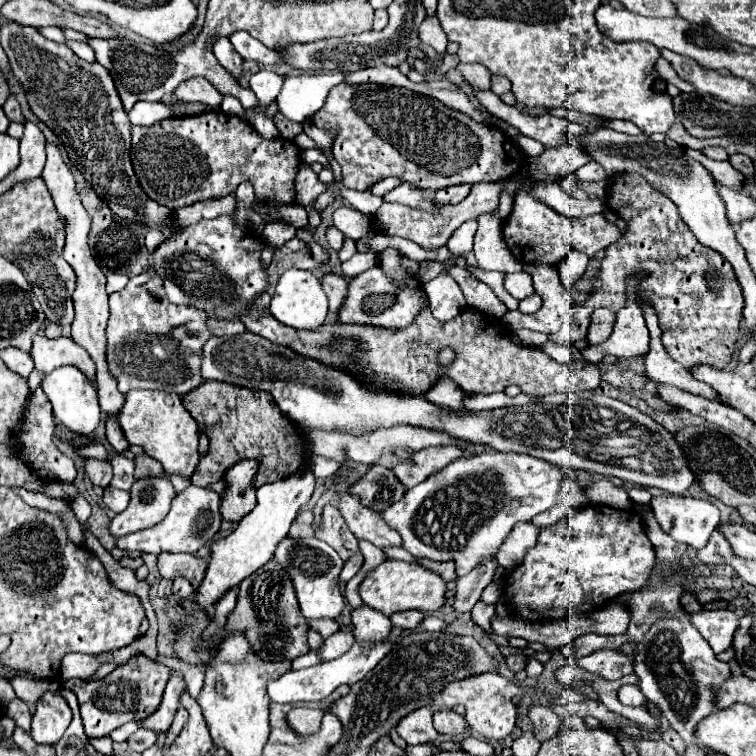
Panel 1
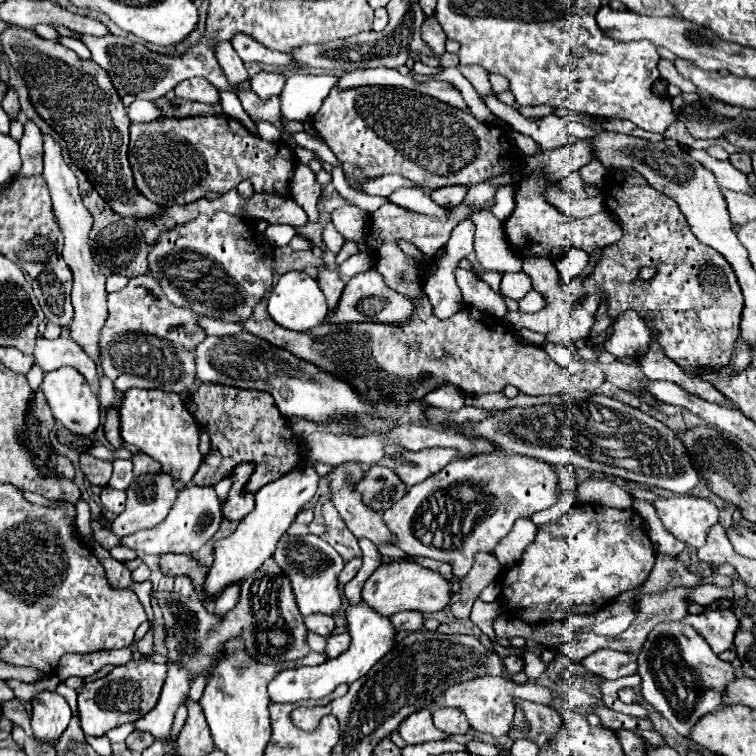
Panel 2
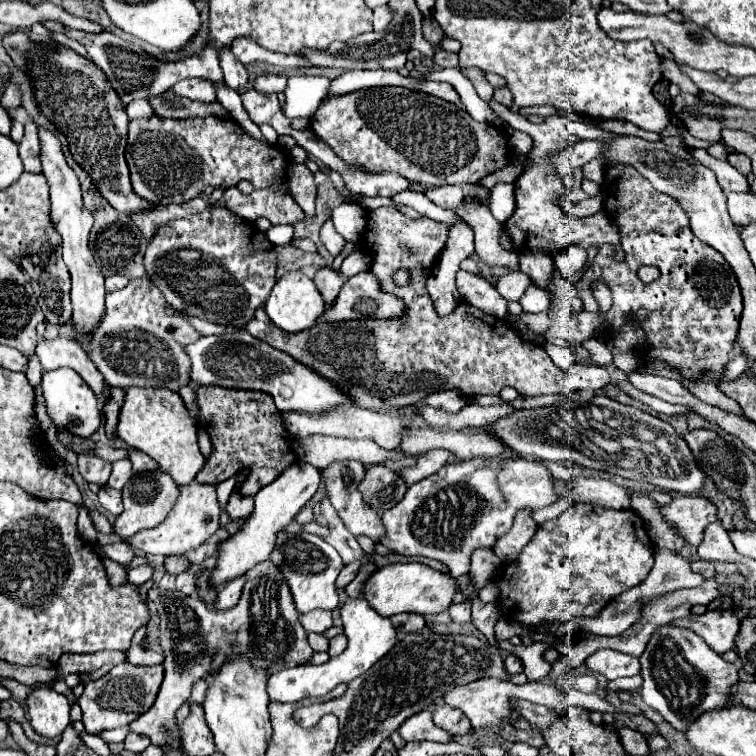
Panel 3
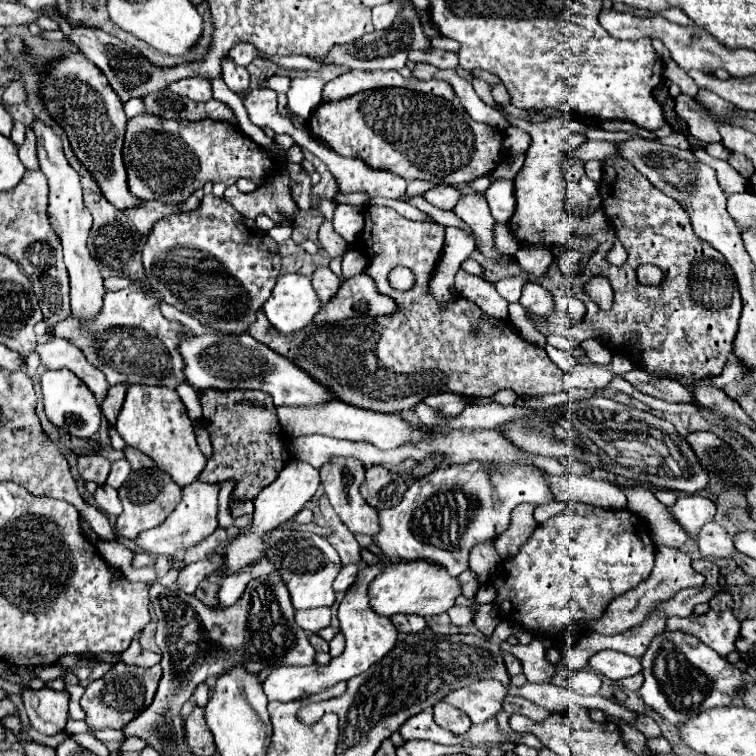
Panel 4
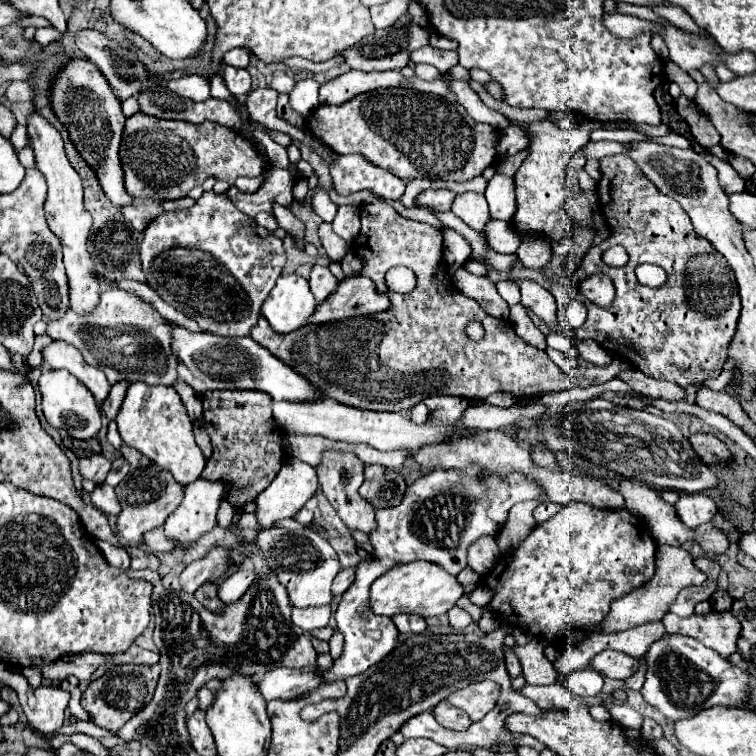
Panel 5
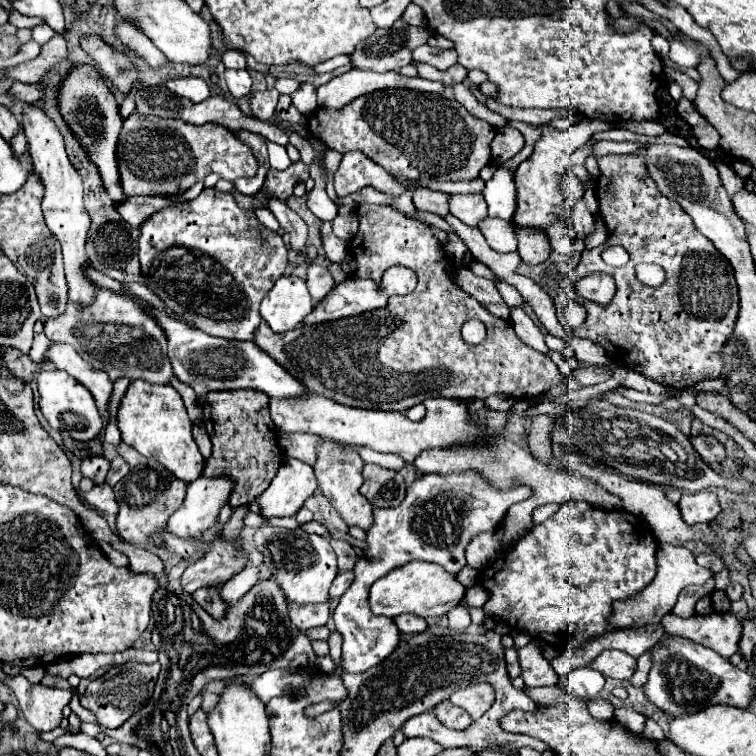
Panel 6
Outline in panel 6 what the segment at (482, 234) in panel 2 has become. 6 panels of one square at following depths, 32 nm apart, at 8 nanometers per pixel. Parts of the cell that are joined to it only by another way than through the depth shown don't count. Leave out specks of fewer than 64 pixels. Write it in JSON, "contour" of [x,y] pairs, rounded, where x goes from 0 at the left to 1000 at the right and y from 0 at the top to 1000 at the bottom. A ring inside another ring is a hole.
{"contour":[[[598,257],[595,280],[614,296],[632,302],[632,296],[646,286],[646,272],[638,257]]]}

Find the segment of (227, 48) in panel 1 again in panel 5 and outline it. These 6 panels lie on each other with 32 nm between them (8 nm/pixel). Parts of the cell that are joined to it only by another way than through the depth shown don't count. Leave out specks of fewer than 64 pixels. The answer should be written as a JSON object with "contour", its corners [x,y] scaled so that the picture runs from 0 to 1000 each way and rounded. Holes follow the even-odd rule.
{"contour":[[[294,85],[296,87],[296,108],[302,114],[302,119],[310,124],[310,127],[323,127],[331,122],[331,98],[328,93],[323,90],[310,90],[310,87],[302,87],[302,85]]]}

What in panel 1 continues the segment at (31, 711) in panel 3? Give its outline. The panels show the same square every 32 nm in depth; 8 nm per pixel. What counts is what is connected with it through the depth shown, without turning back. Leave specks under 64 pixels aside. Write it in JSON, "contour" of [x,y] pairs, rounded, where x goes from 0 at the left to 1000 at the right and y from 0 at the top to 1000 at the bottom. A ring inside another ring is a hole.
{"contour":[[[61,915],[50,926],[40,974],[45,976],[48,984],[74,984],[85,974],[93,955],[95,955],[95,939],[90,929],[79,918]]]}

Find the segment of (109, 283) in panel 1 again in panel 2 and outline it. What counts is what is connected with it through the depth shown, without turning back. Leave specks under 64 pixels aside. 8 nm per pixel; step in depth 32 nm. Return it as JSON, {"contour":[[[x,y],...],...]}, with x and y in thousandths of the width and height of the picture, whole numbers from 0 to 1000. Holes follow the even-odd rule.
{"contour":[[[146,362],[140,368],[140,385],[143,388],[161,384],[169,376],[169,368],[160,362]]]}

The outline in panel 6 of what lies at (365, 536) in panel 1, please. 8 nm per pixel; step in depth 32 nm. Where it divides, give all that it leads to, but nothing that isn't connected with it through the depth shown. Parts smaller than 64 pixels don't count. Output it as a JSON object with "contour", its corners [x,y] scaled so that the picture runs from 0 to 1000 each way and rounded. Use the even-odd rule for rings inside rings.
{"contour":[[[431,582],[431,587],[426,587],[421,593],[421,608],[415,614],[415,624],[421,632],[421,643],[426,648],[426,653],[434,659],[434,664],[444,672],[444,677],[450,680],[450,685],[460,693],[460,696],[474,696],[481,704],[492,696],[492,667],[487,667],[487,661],[474,651],[474,646],[479,643],[479,619],[481,611],[479,606],[471,601],[468,593],[450,593],[447,587]]]}

